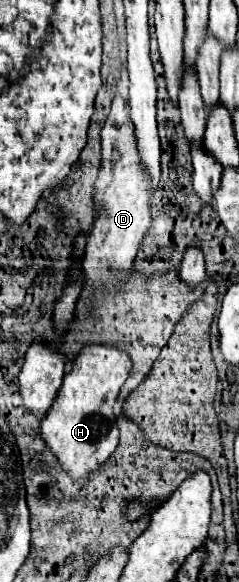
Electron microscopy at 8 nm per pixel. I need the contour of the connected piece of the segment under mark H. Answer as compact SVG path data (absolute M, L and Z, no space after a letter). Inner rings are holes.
M90 343L72 361L72 369L64 377L58 397L54 399L54 405L50 405L50 413L46 413L42 421L44 441L72 479L84 481L118 447L114 403L130 369L130 355L116 343Z

